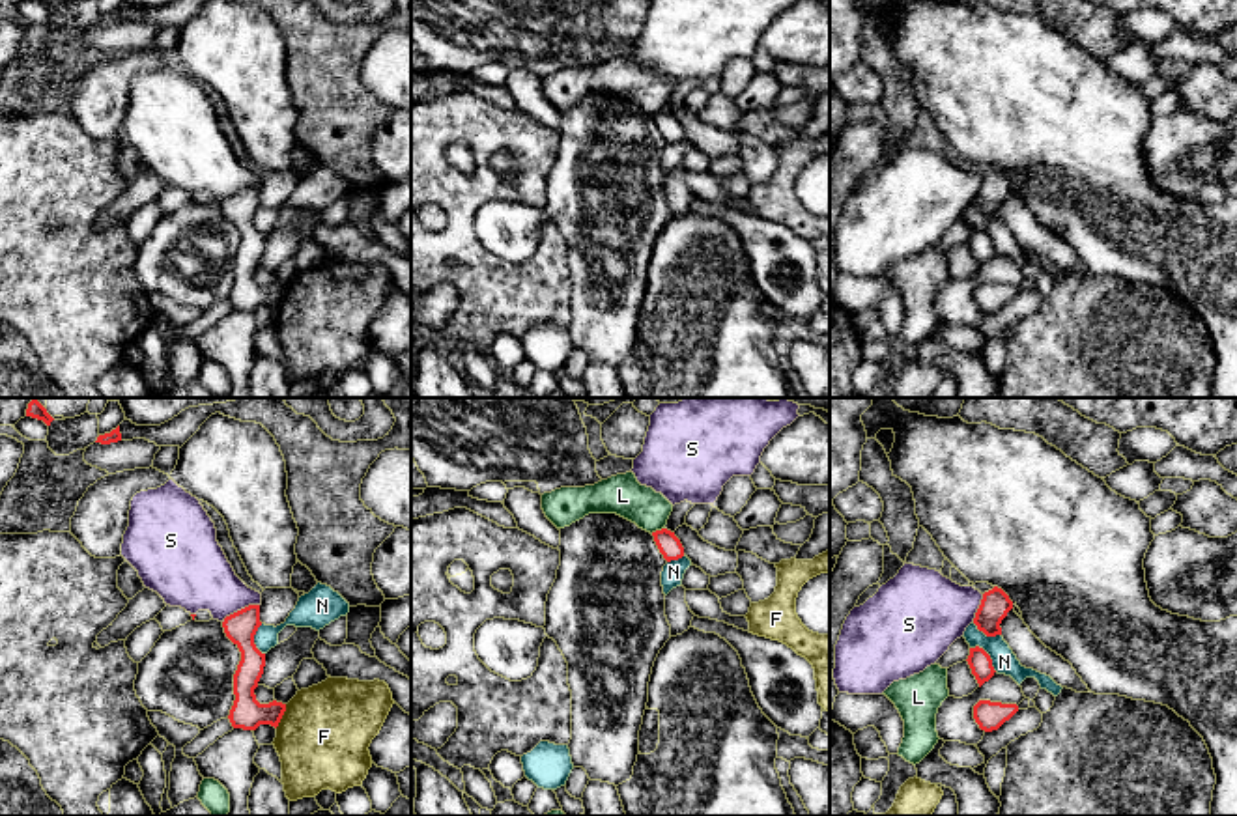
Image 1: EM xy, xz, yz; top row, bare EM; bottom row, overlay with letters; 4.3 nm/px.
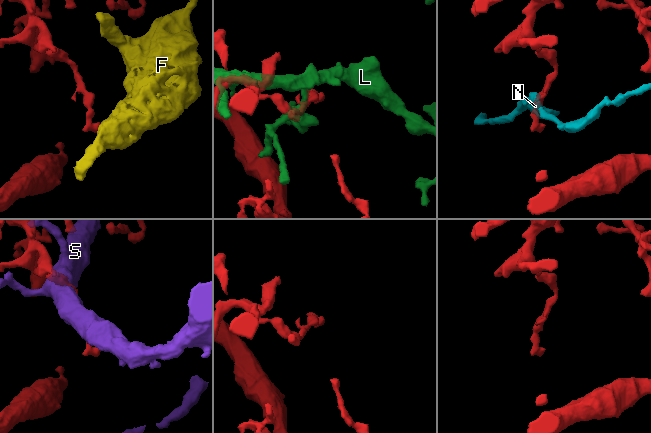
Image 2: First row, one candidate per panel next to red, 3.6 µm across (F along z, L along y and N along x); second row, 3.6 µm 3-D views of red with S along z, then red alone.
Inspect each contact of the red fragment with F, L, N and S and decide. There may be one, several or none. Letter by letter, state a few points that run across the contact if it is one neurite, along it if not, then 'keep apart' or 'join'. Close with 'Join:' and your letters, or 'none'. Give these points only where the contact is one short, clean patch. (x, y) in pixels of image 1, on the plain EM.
F: keep apart
L: keep apart
N: line yz (970, 228), (980, 228), (996, 253); keep apart
S: keep apart
Join: none

